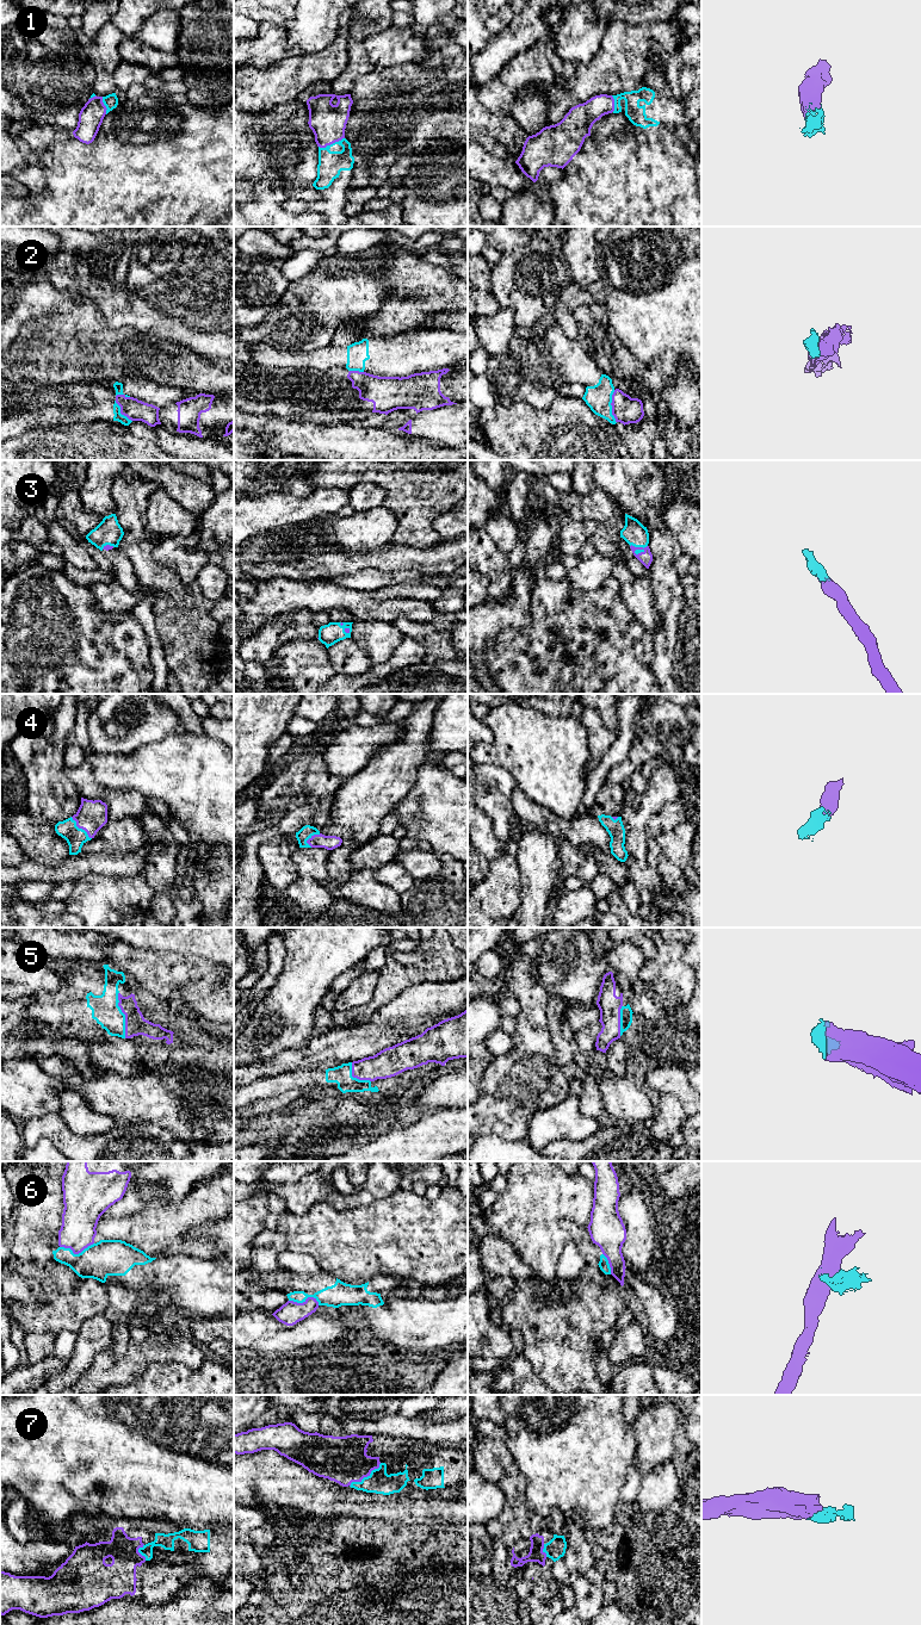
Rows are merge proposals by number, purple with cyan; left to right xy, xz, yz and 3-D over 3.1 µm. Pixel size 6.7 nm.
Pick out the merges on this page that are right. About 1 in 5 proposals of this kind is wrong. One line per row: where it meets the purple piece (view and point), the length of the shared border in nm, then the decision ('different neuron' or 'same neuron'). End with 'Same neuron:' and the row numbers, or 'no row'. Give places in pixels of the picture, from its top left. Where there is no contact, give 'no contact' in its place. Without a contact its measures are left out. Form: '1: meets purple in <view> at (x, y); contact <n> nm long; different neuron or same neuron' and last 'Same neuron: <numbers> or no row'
1: meets purple in xz at (331, 143); contact 190 nm long; same neuron
2: meets purple in yz at (612, 407); contact 220 nm long; different neuron
3: meets purple in yz at (638, 547); contact 120 nm long; same neuron
4: meets purple in xy at (80, 827); contact 200 nm long; same neuron
5: meets purple in xy at (124, 1013); contact 320 nm long; same neuron
6: meets purple in xy at (76, 1253); contact 240 nm long; different neuron
7: meets purple in xz at (365, 1476); contact 260 nm long; same neuron
Same neuron: 1, 3, 4, 5, 7

